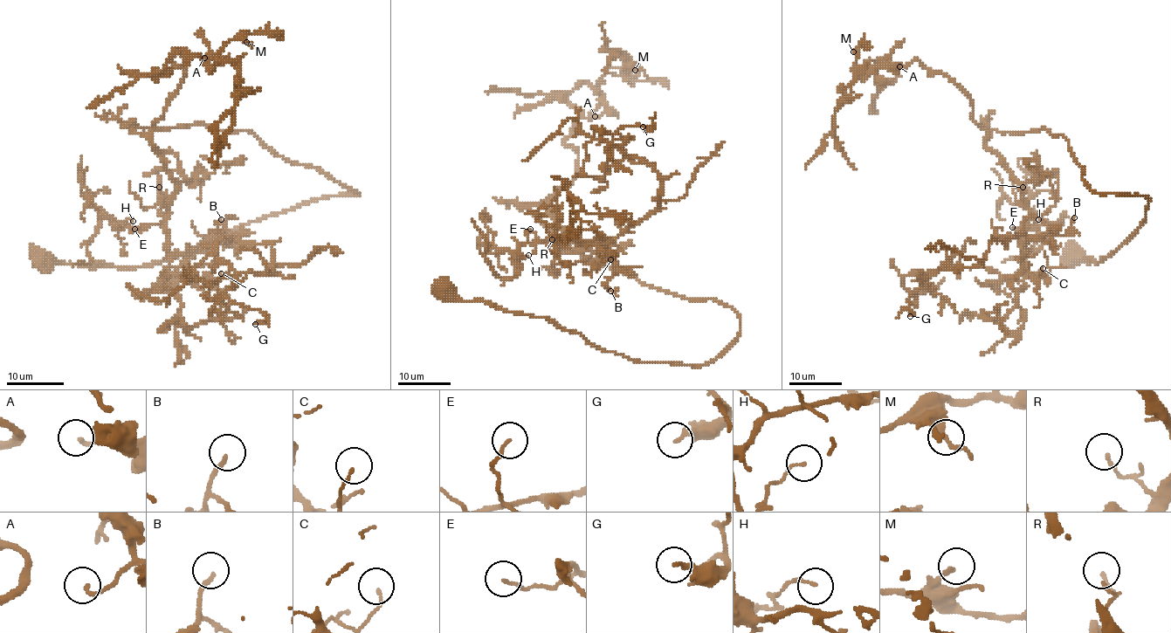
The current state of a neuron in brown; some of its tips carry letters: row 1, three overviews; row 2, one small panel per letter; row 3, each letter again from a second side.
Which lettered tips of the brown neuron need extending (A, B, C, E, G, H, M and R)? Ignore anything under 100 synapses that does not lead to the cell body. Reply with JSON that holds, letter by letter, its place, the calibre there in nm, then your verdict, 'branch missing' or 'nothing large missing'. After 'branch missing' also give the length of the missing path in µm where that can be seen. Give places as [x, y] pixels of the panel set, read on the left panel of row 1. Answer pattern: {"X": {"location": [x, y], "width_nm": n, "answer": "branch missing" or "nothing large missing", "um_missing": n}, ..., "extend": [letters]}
{"A": {"location": [204, 58], "width_nm": 150, "answer": "nothing large missing"}, "B": {"location": [221, 219], "width_nm": 170, "answer": "nothing large missing"}, "C": {"location": [221, 273], "width_nm": 100, "answer": "nothing large missing"}, "E": {"location": [134, 229], "width_nm": 100, "answer": "nothing large missing"}, "G": {"location": [255, 324], "width_nm": 190, "answer": "nothing large missing"}, "H": {"location": [133, 221], "width_nm": 110, "answer": "nothing large missing"}, "M": {"location": [246, 42], "width_nm": 170, "answer": "nothing large missing"}, "R": {"location": [159, 187], "width_nm": 120, "answer": "nothing large missing"}, "extend": []}

